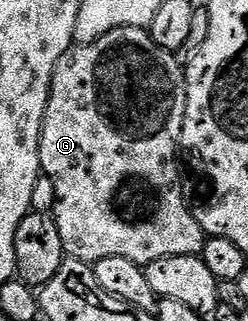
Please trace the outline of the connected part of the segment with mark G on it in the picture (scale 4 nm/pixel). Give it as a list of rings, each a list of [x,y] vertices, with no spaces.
[[[115,28],[115,32],[107,32],[107,36],[99,36],[99,40],[91,44],[74,44],[67,52],[63,52],[63,56],[59,56],[59,64],[55,64],[51,80],[47,112],[43,116],[39,160],[42,175],[46,179],[49,177],[49,182],[53,185],[53,194],[57,197],[57,203],[54,204],[53,210],[51,209],[51,217],[57,221],[59,236],[63,236],[63,248],[68,257],[92,264],[107,256],[123,256],[123,260],[131,260],[144,268],[151,264],[151,260],[163,260],[163,256],[200,255],[205,246],[207,235],[185,202],[186,191],[177,190],[177,181],[183,178],[179,169],[179,147],[183,116],[187,108],[185,72],[182,63],[177,63],[177,58],[178,55],[174,51],[159,48],[159,44],[155,44],[155,40],[145,28]]]

